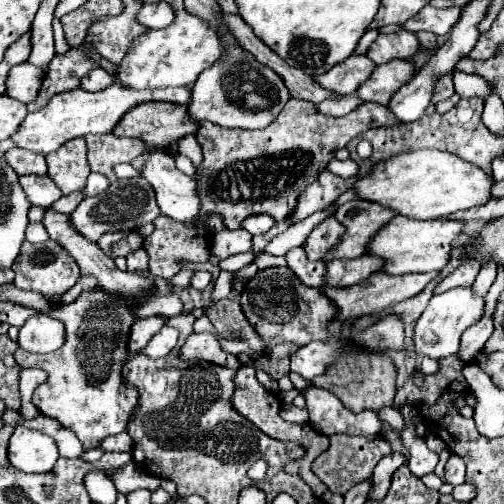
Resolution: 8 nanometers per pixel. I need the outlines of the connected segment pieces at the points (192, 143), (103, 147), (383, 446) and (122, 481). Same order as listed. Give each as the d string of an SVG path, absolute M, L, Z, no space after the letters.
M188 134L188 136L180 138L180 142L178 142L178 152L180 152L180 154L186 154L186 156L194 162L194 166L200 166L202 152L200 152L200 148L196 148L196 146L200 146L198 140L196 140L196 136L194 136L194 134Z
M112 134L102 136L86 136L86 148L88 148L88 164L92 172L104 174L114 183L117 177L113 166L123 161L129 163L146 150L146 145L140 140L132 138L116 138Z
M334 434L330 438L330 448L318 456L318 460L312 464L314 474L328 486L330 492L346 494L352 486L356 486L362 480L368 480L374 472L374 466L392 452L390 444L382 436L346 436L346 434Z
M134 462L126 464L124 470L118 470L112 476L112 480L114 480L118 492L124 492L124 494L128 494L132 490L138 490L138 488L146 488L150 492L160 488L160 478L154 478L154 476L148 476L148 474L140 472Z

